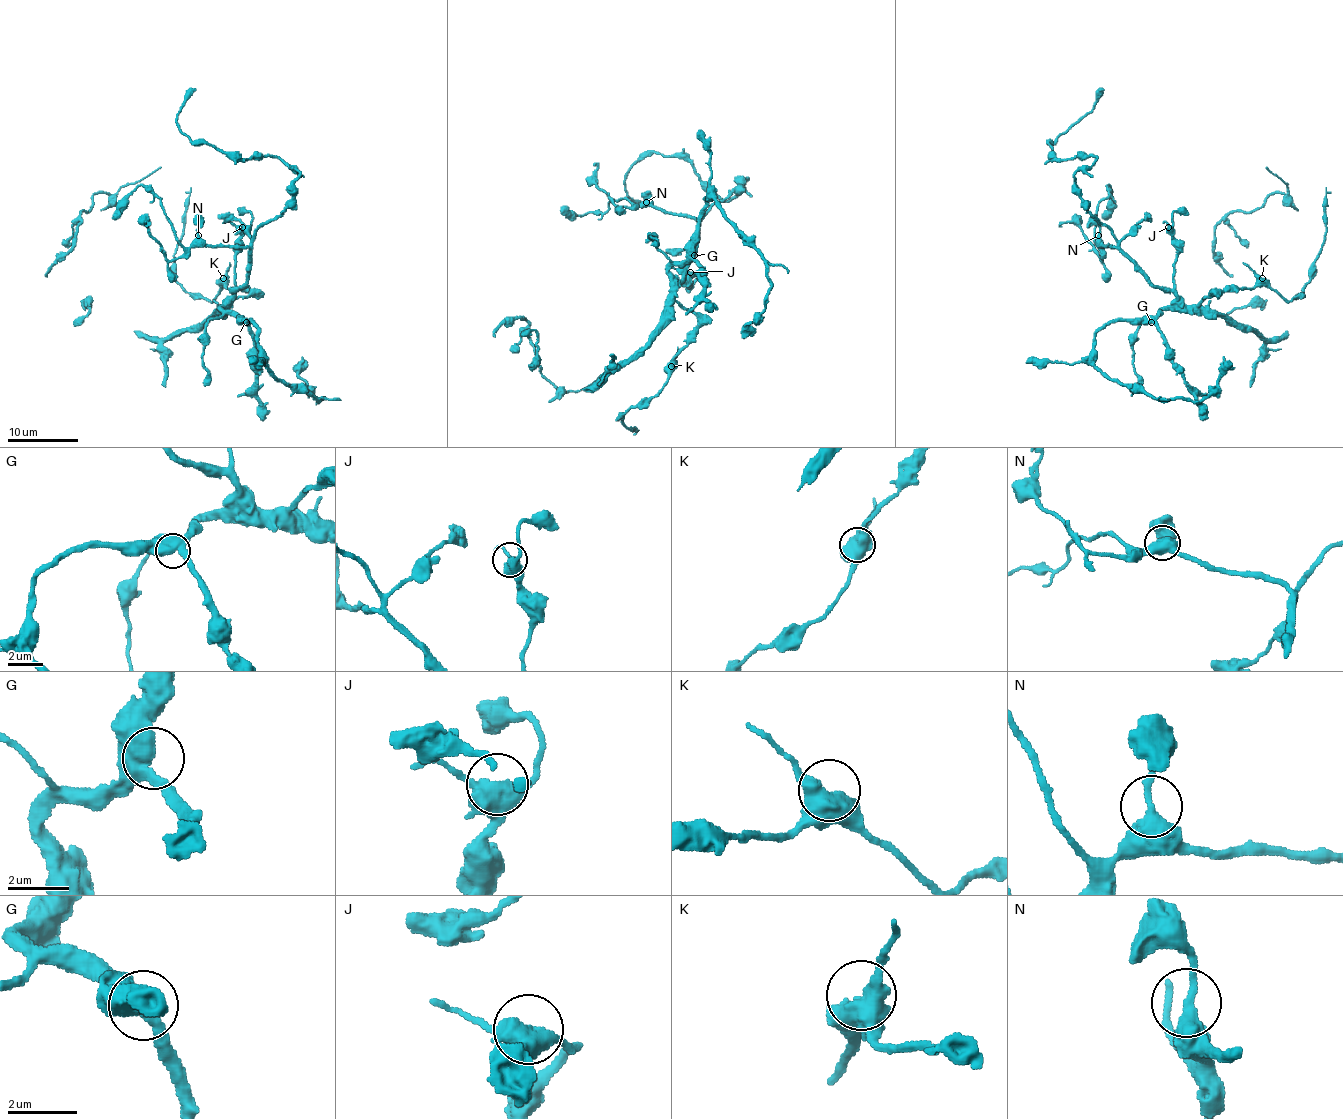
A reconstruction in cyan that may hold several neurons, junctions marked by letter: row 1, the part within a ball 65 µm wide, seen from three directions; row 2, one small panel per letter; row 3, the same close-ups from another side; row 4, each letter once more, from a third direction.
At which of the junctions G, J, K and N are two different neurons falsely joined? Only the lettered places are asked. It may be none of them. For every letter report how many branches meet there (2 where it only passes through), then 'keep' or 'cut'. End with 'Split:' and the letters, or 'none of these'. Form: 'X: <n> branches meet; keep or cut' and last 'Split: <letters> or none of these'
G: 2 branches meet; keep
J: 4 branches meet; keep
K: 4 branches meet; keep
N: 2 branches meet; keep
Split: none of these

